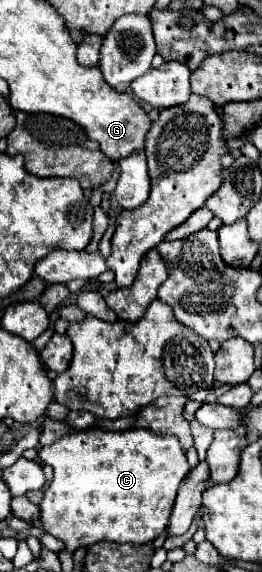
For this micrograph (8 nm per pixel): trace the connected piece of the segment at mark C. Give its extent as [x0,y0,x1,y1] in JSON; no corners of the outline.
[39,427,189,551]

